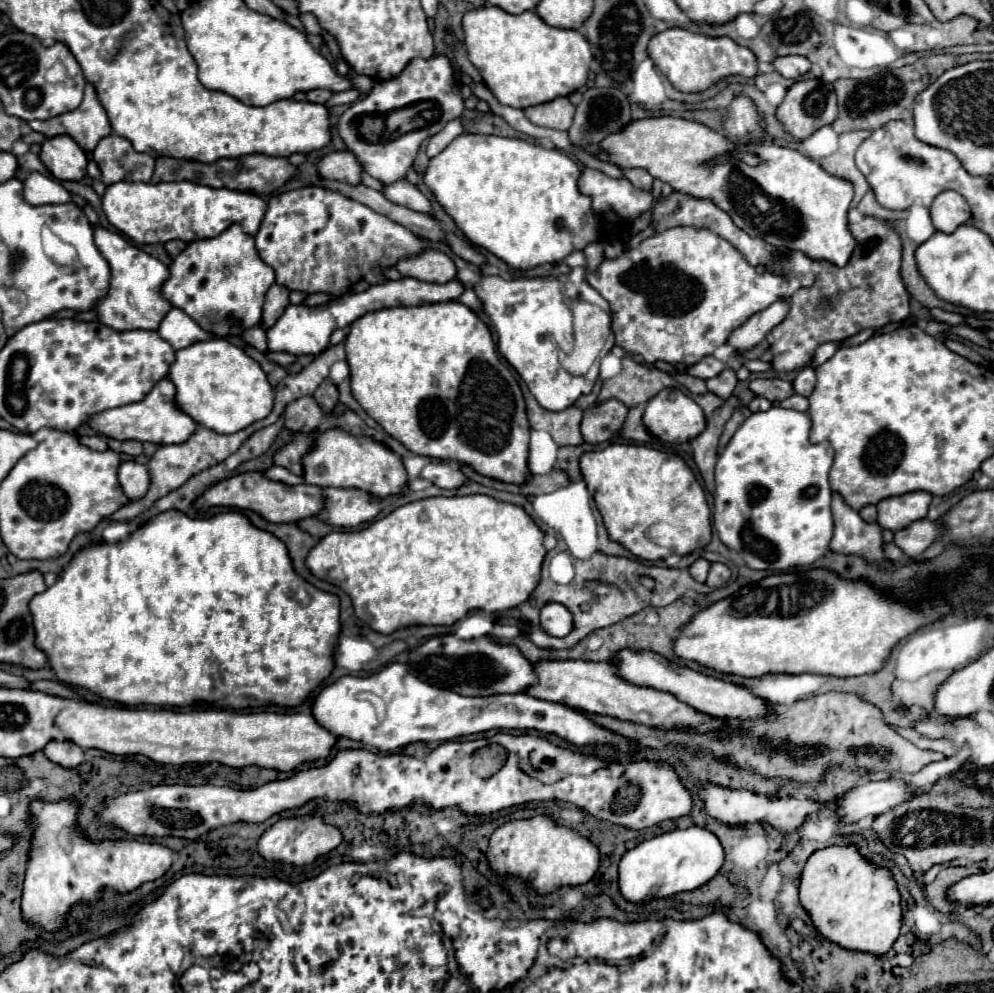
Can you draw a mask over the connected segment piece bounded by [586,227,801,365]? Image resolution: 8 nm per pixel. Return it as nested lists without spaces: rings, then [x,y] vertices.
[[[674,227],[674,229],[668,229],[664,233],[658,233],[658,235],[650,235],[646,237],[638,247],[630,249],[630,251],[624,251],[618,259],[610,261],[610,259],[604,259],[604,263],[596,269],[596,271],[588,271],[586,273],[586,281],[610,303],[610,313],[612,313],[612,329],[614,329],[614,335],[616,335],[616,345],[620,345],[632,359],[636,359],[638,363],[654,363],[654,361],[664,361],[664,363],[686,363],[686,365],[692,365],[692,363],[698,363],[702,361],[704,357],[712,355],[720,345],[726,343],[726,339],[730,337],[730,333],[740,327],[742,323],[746,323],[754,313],[766,309],[768,305],[772,305],[776,299],[790,298],[800,287],[799,280],[795,278],[780,277],[780,275],[774,275],[774,273],[762,273],[758,275],[758,271],[722,237],[718,237],[716,233],[710,233],[708,229],[694,229],[694,227]]]

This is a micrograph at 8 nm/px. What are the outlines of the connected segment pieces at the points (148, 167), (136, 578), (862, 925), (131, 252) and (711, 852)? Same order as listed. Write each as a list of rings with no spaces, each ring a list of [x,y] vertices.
[[[120,135],[104,137],[94,149],[94,161],[102,171],[102,183],[112,185],[118,181],[144,181],[148,183],[154,173],[156,159],[148,153],[134,151],[132,143]]]
[[[178,509],[156,515],[148,523],[132,531],[124,541],[118,543],[94,543],[80,549],[68,567],[62,571],[58,581],[44,593],[38,593],[30,601],[30,611],[34,617],[36,645],[48,655],[56,677],[62,683],[84,687],[98,697],[112,699],[124,705],[170,705],[188,707],[194,703],[208,703],[230,709],[264,707],[264,705],[284,705],[294,707],[302,703],[308,693],[312,693],[334,667],[334,645],[340,635],[340,607],[334,593],[326,593],[312,583],[304,581],[292,567],[286,545],[272,533],[262,531],[250,523],[250,519],[240,511],[216,513],[214,517],[198,519],[188,517]]]
[[[830,845],[826,849],[814,851],[802,871],[800,883],[800,901],[802,907],[810,913],[814,927],[836,945],[844,949],[858,949],[884,955],[886,949],[898,939],[902,927],[902,897],[892,873],[858,853],[856,845]]]
[[[94,225],[94,243],[98,251],[104,255],[104,259],[110,265],[112,277],[108,293],[96,303],[96,317],[100,323],[116,329],[116,331],[128,331],[128,329],[158,329],[164,315],[172,309],[172,305],[160,295],[162,283],[168,279],[168,267],[160,263],[158,259],[150,257],[136,245],[132,245],[126,237],[120,233],[114,233],[110,229],[104,229],[102,225]]]
[[[698,825],[688,829],[674,829],[642,841],[624,853],[618,867],[620,893],[628,901],[648,901],[650,897],[670,897],[674,893],[692,891],[712,879],[722,865],[724,849],[714,833]]]

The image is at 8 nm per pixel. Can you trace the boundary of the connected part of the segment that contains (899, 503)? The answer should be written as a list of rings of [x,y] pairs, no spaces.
[[[914,491],[914,493],[904,493],[898,497],[888,497],[882,499],[878,507],[878,525],[890,531],[904,529],[910,525],[910,521],[924,519],[930,507],[932,495],[926,491]]]

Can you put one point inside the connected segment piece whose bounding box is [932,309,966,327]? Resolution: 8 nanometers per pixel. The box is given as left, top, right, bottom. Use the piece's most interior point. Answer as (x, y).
(954, 319)

